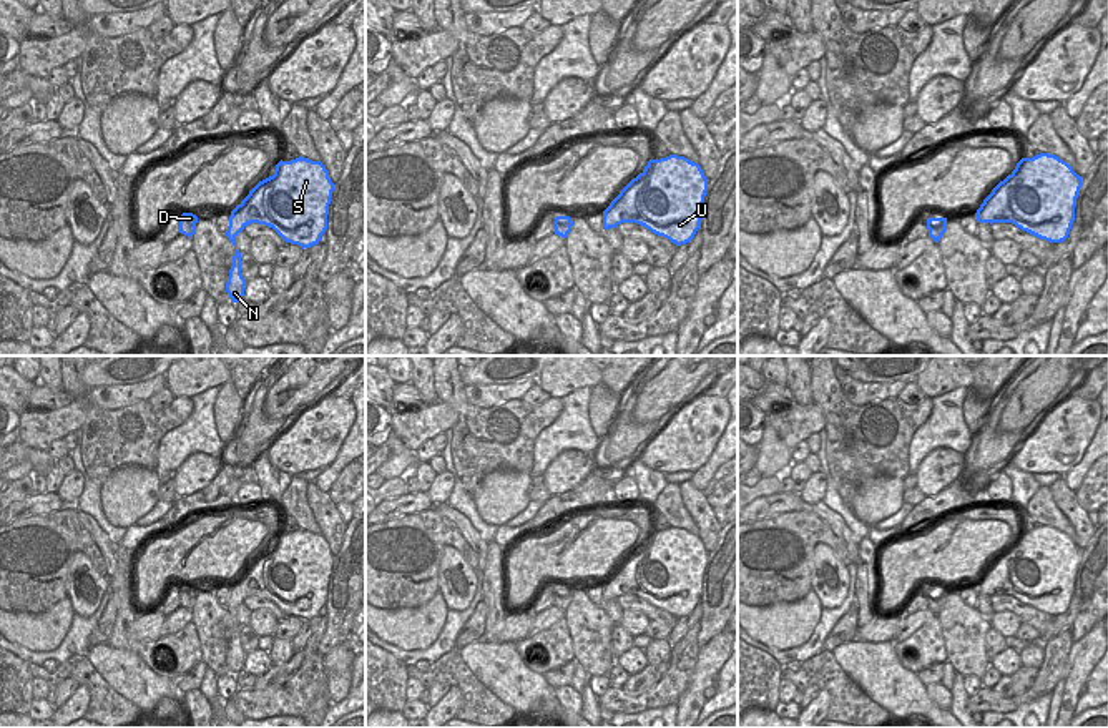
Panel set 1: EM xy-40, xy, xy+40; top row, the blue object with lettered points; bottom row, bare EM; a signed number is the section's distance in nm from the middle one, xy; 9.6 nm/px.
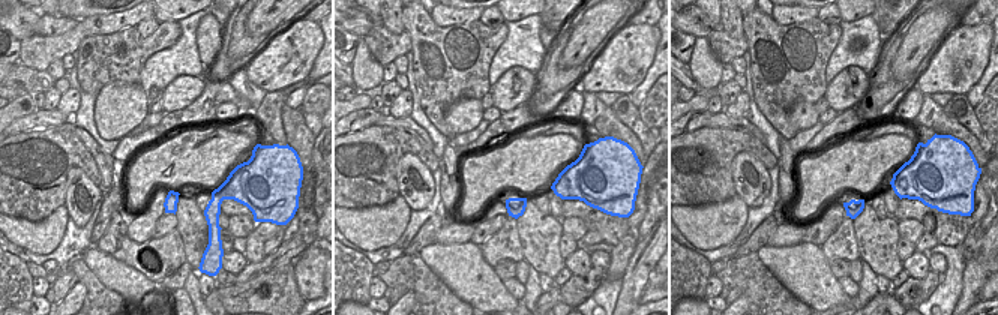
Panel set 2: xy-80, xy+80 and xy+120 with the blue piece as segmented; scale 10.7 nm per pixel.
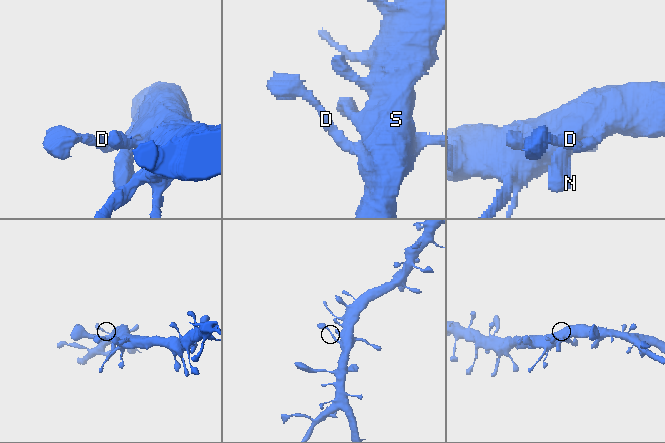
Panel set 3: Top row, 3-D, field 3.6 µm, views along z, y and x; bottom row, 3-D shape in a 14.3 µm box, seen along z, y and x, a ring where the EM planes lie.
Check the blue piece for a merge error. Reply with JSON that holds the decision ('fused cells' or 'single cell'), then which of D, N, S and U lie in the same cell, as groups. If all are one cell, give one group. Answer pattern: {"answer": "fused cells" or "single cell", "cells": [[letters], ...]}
{"answer": "single cell", "cells": [["D", "N", "S", "U"]]}

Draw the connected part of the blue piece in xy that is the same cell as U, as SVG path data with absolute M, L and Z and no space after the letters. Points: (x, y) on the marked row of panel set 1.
M669 155L650 160L603 211L603 229L636 223L676 246L701 228L708 180L698 163Z

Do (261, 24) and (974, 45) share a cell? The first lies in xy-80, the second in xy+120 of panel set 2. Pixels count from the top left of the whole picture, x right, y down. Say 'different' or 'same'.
different

